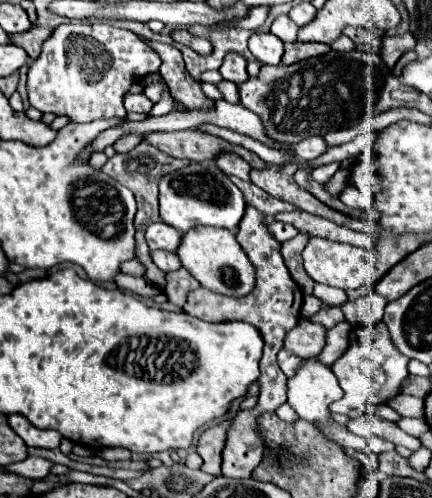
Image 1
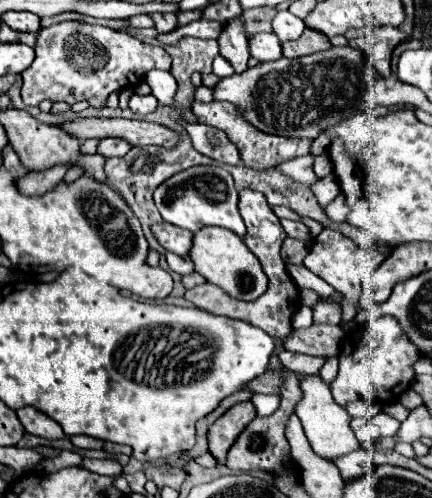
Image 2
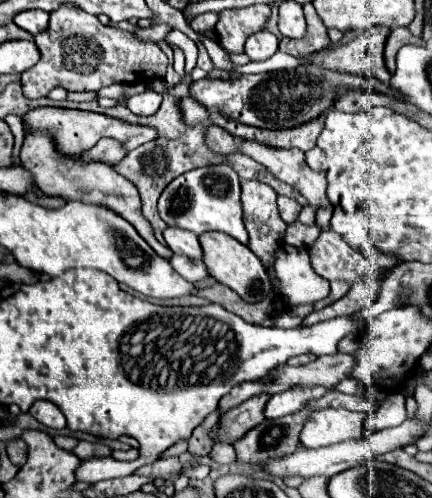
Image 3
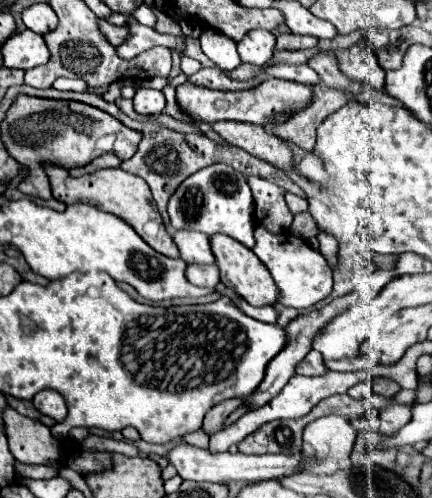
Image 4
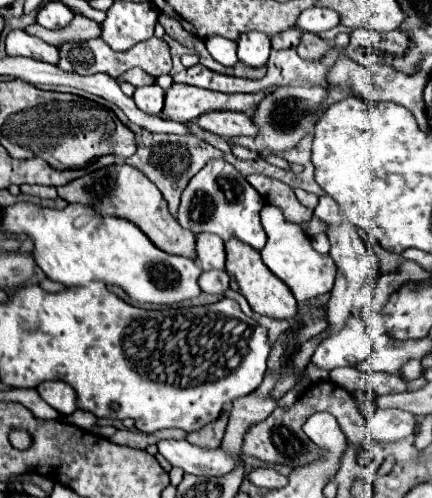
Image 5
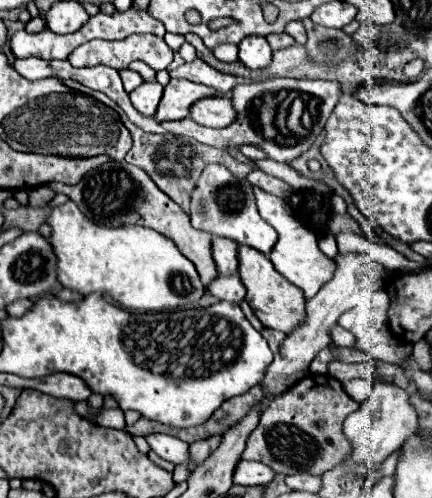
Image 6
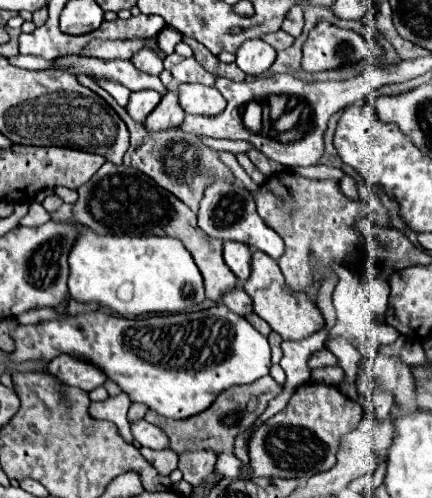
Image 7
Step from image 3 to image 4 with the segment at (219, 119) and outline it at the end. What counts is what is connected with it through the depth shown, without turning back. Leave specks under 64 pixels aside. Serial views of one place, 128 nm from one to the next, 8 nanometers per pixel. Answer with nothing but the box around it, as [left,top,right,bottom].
[272,85,351,150]

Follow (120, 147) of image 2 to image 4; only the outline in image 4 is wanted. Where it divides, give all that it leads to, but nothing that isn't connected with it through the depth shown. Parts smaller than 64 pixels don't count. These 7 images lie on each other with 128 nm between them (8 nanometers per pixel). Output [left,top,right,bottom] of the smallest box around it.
[70,153,121,176]

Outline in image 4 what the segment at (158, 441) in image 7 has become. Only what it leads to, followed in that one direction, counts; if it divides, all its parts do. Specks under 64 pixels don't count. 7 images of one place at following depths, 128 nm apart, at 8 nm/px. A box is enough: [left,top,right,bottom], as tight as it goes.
[168,442,304,482]

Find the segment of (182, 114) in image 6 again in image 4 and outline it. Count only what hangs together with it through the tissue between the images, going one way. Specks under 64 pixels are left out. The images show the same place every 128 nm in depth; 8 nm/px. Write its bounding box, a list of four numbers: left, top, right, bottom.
[176,78,312,124]

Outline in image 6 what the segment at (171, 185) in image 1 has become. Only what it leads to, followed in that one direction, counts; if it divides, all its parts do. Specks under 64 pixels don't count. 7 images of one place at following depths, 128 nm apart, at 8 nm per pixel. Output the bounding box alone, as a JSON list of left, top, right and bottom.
[190,164,276,256]

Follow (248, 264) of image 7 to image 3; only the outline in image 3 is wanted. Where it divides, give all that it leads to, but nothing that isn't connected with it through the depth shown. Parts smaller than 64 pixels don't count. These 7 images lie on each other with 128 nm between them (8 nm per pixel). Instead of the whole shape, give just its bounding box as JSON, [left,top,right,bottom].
[164,228,202,260]

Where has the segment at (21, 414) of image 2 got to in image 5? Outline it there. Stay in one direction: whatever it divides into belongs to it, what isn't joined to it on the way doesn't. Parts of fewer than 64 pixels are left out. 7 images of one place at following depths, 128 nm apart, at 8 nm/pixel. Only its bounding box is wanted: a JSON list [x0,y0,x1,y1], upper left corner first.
[36,380,78,414]

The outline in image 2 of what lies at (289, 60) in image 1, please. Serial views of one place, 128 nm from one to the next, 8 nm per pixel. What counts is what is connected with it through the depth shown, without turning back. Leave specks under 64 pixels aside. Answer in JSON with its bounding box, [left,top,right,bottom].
[282,28,330,58]

